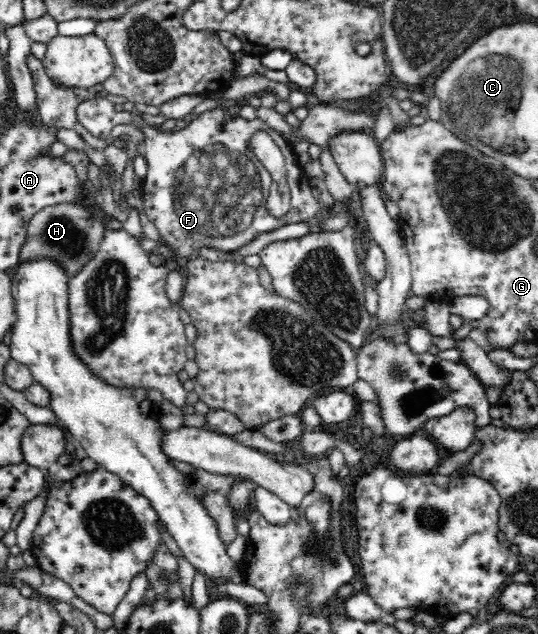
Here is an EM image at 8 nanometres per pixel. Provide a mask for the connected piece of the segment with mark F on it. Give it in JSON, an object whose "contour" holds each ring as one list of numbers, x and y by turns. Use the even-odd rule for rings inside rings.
{"contour":[[102,97,88,99,76,108,78,121,96,138,113,141,112,130,119,124,130,126,134,132,138,132,132,139,134,146,145,146,145,159,147,162,147,173,142,179,141,193,142,204,145,215,154,223,160,231,161,243,166,244,181,261,189,259,198,254,200,248,209,246,216,250,235,251,242,248,248,242,252,242,256,236,263,232,272,232,282,228,285,224,309,221,319,211,328,211,329,216,336,213,337,207,328,207,317,203,311,192,309,177,303,167,298,163,294,152,294,146,276,130,273,130,259,118,246,120,242,116,226,116,226,110,220,104,213,104,201,108,198,115,182,130,175,129,174,132,163,132,158,121,149,121,146,106,142,103,128,101,124,104,124,110,117,112,115,104],[256,132,266,132,276,145,283,151,286,159,286,174,289,186,293,192,290,210,281,217,272,216,266,208,266,201,270,190,269,170,260,162,260,159,249,147,249,140,254,138]]}

